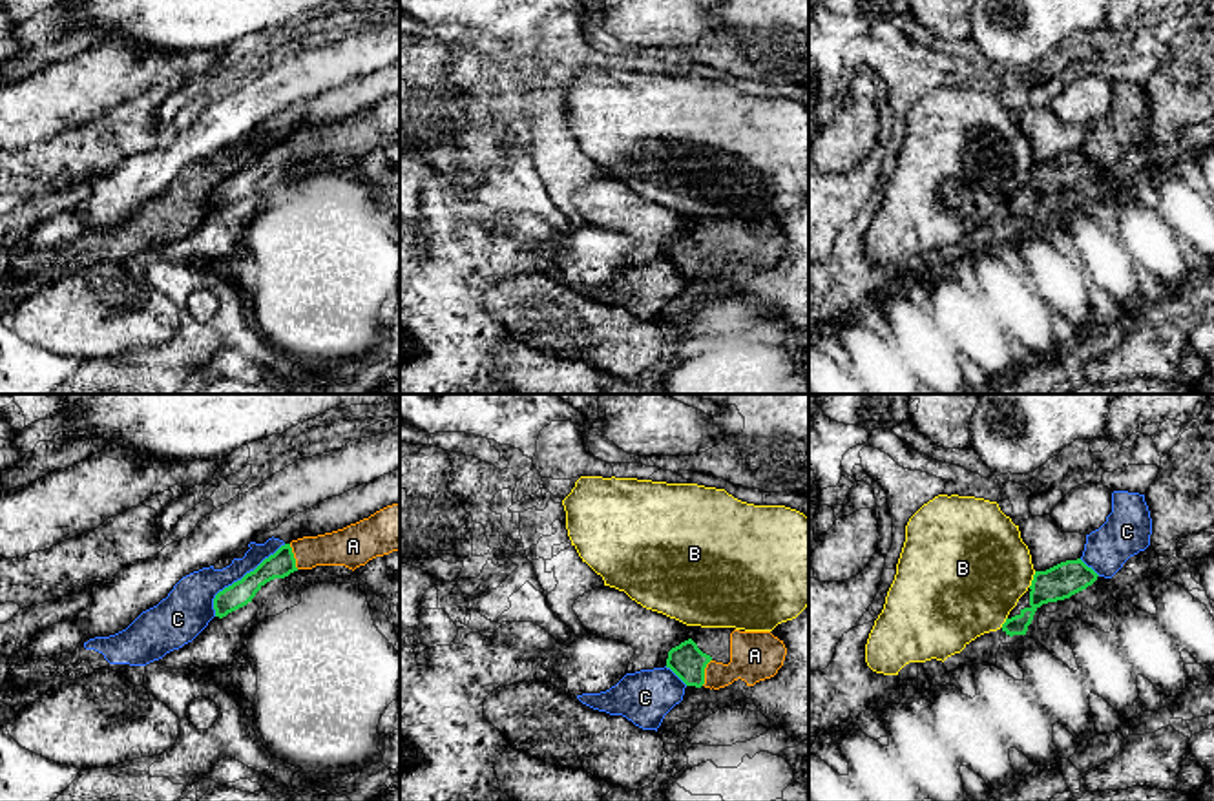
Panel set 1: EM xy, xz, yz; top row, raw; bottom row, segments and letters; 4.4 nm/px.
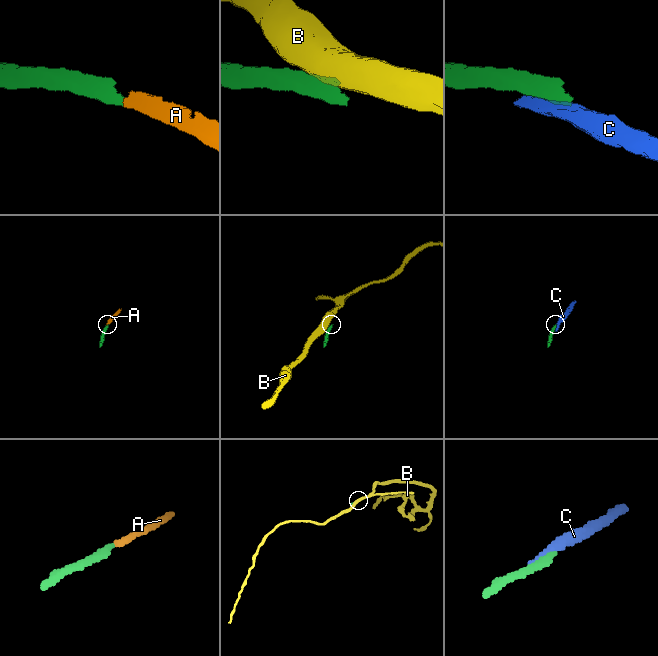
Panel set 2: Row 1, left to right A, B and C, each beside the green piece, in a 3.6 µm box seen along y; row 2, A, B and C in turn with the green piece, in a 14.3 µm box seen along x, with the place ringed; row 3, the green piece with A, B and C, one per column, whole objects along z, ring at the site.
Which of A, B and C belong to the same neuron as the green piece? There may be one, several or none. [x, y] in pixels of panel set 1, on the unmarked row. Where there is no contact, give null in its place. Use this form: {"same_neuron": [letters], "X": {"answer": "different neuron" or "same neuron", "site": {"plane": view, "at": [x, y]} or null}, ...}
{"same_neuron": ["A"], "A": {"answer": "same neuron", "site": {"plane": "xz", "at": [703, 263]}}, "B": {"answer": "different neuron", "site": {"plane": "yz", "at": [1034, 170]}}, "C": {"answer": "different neuron", "site": {"plane": "xy", "at": [241, 170]}}}

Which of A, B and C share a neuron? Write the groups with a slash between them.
A / B / C

